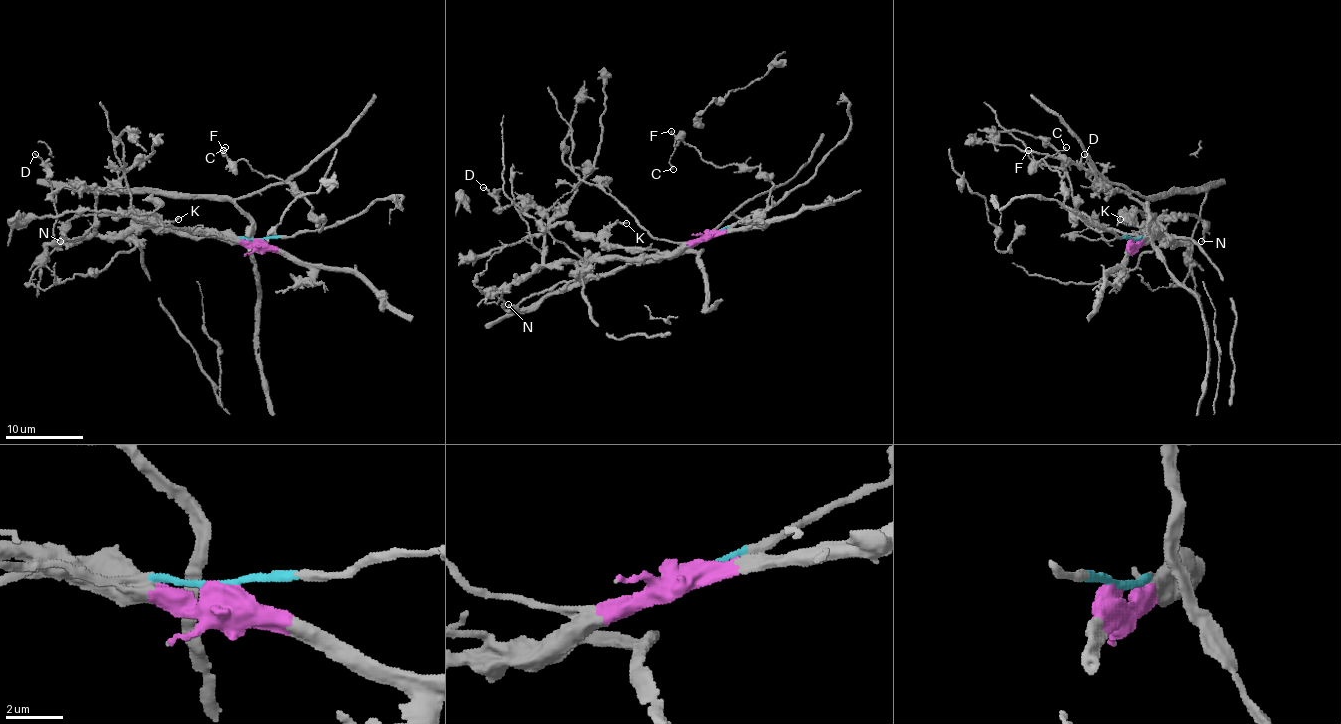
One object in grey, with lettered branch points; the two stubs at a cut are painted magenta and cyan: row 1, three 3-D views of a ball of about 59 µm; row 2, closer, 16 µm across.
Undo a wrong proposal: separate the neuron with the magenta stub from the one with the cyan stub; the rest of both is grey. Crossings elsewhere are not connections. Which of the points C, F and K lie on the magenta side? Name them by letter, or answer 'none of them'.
K

